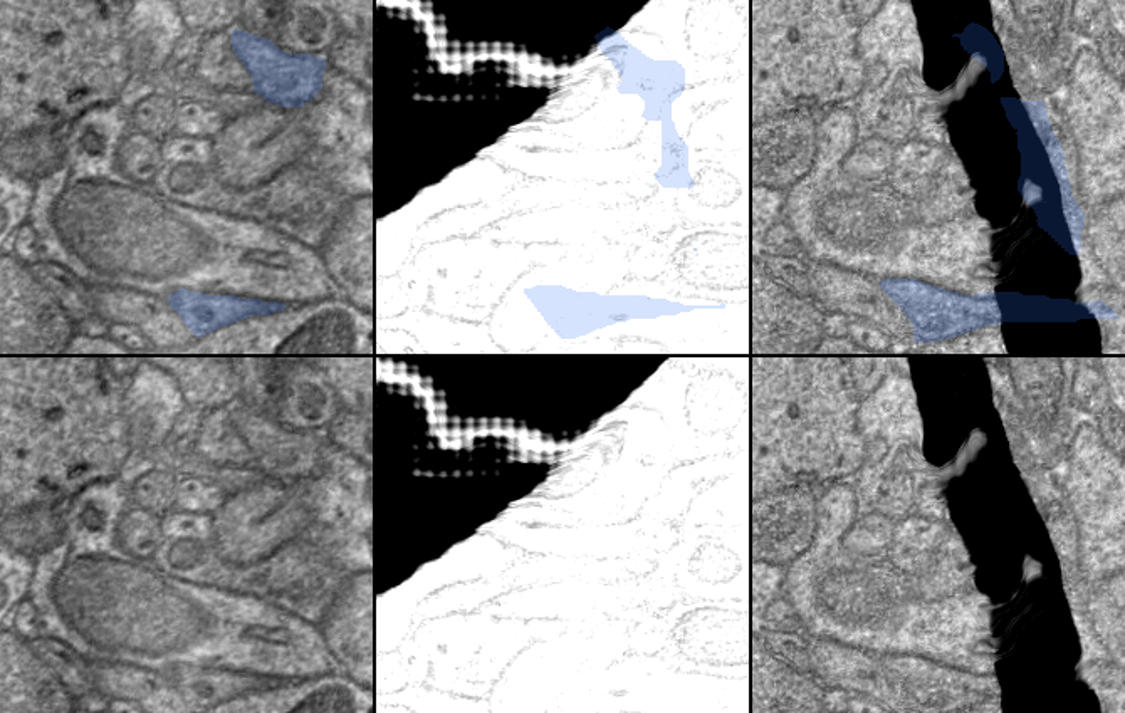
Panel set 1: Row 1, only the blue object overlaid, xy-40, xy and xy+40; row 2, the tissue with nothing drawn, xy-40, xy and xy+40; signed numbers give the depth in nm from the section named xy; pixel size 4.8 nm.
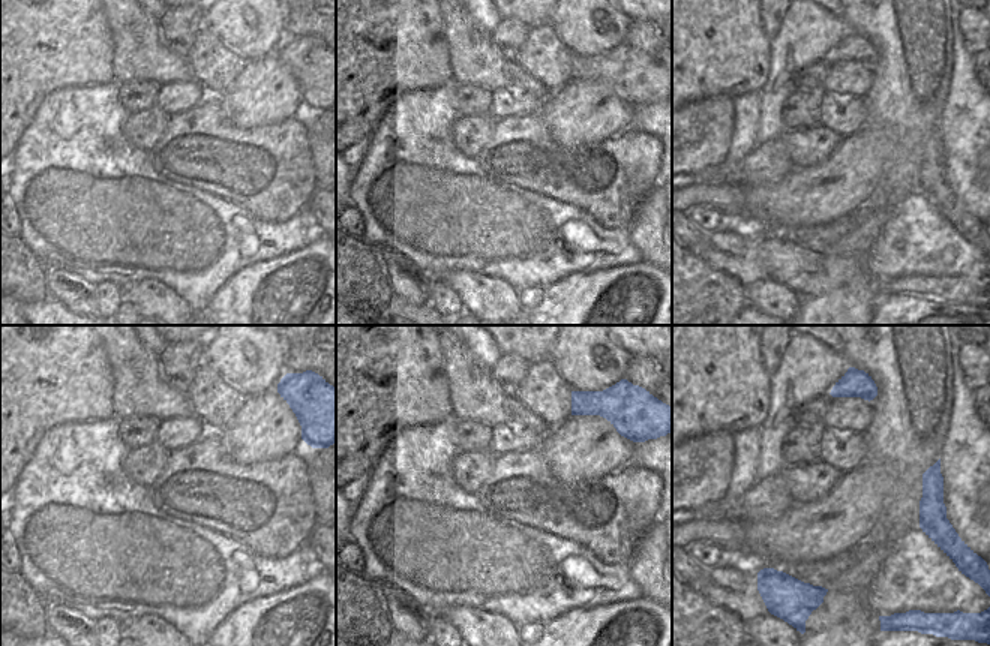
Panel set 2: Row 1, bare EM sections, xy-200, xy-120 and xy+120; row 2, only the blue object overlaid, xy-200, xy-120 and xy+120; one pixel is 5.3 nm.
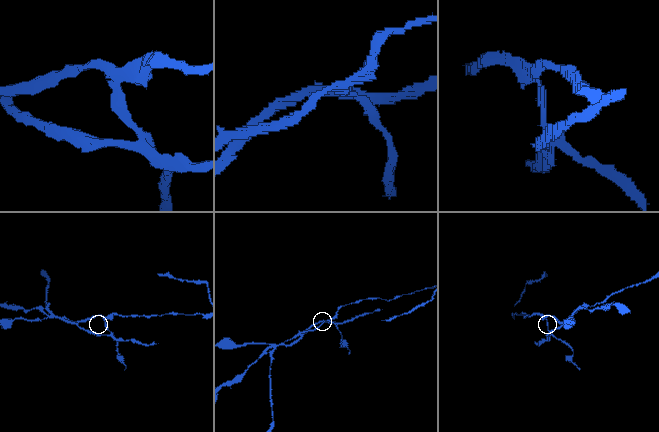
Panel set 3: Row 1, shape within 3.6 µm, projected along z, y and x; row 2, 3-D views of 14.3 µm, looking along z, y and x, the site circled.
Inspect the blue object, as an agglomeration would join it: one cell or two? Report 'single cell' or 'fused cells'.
fused cells

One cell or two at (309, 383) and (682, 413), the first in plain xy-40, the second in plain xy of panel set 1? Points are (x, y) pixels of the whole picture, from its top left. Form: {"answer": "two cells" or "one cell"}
{"answer": "one cell"}

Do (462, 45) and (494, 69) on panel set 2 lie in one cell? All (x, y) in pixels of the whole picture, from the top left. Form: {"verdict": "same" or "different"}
{"verdict": "same"}

